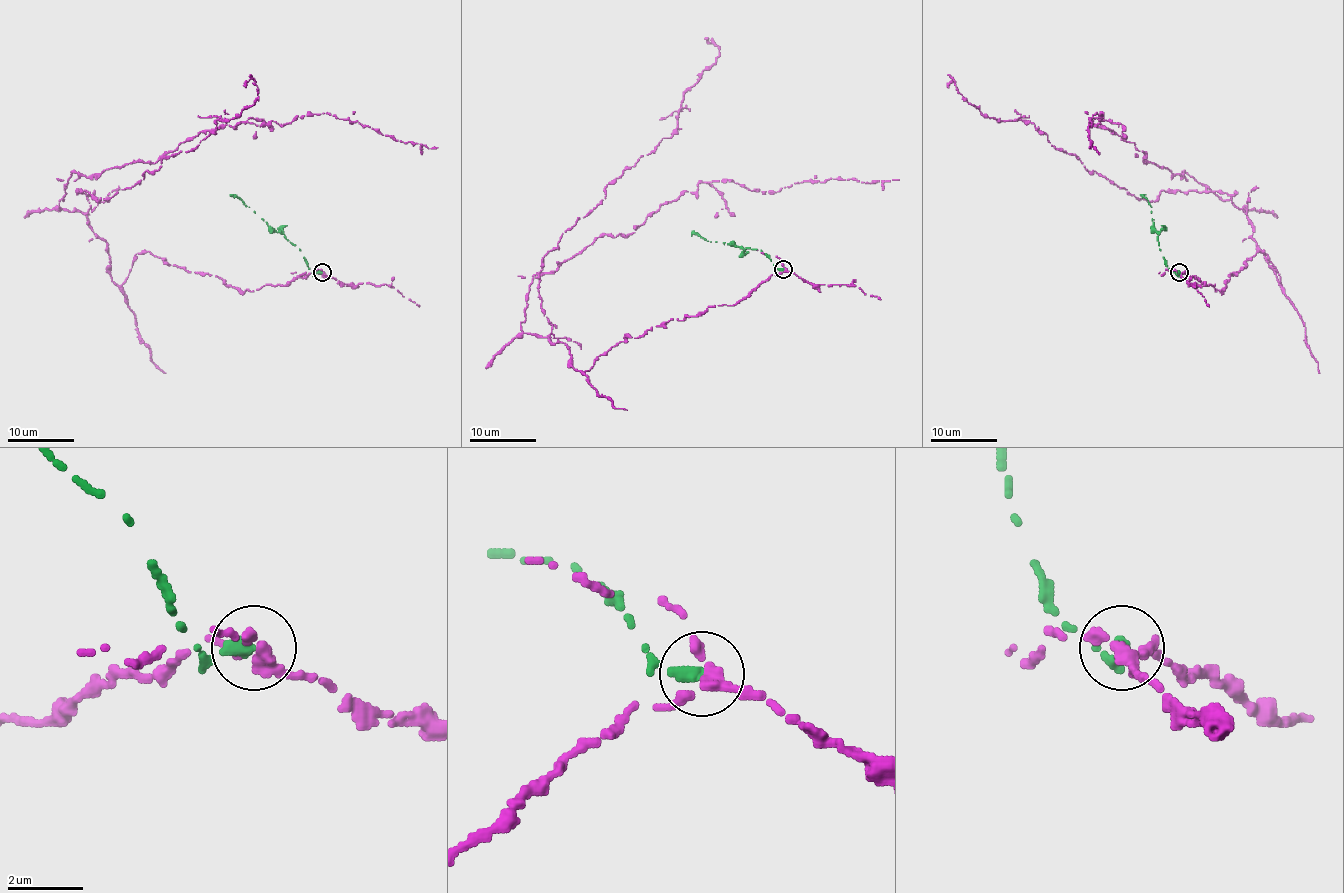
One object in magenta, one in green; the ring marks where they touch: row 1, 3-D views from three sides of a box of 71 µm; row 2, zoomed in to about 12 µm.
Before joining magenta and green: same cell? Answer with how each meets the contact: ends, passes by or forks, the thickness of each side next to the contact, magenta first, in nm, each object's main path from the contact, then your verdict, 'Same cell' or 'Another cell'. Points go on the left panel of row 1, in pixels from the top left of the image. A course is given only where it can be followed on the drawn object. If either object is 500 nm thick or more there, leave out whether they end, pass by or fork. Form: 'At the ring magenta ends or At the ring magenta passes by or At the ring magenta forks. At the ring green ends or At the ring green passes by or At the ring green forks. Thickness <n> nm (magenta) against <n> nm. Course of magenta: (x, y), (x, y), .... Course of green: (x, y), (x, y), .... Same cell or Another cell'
At the ring magenta passes by. At the ring green ends. Thickness 360 nm (magenta) against 360 nm. Course of magenta: (322, 272), (238, 291), (146, 251), (118, 286), (59, 200), (73, 172), (240, 122), (332, 115), (438, 147). Course of green: (322, 272), (314, 274), (300, 251), (230, 194). Another cell

